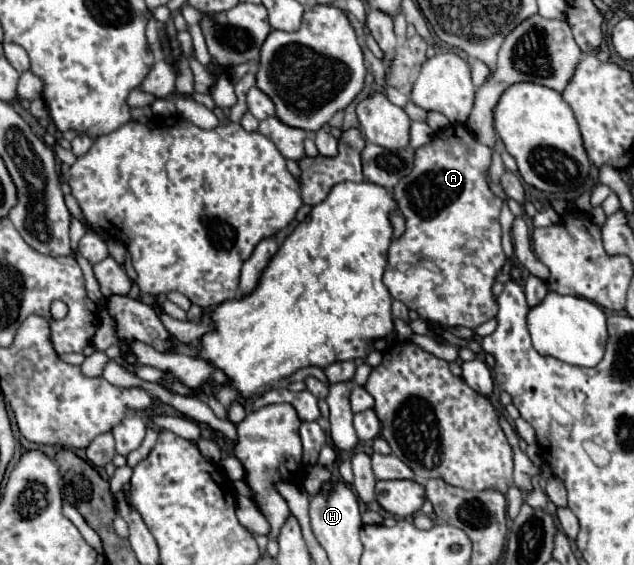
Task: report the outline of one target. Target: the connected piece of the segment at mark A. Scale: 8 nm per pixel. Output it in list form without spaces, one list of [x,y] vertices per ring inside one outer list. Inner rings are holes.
[[[449,125],[439,133],[441,135],[435,135],[431,143],[415,149],[415,165],[411,173],[393,189],[397,209],[405,217],[405,233],[391,241],[383,283],[393,299],[403,301],[409,309],[417,311],[421,319],[435,321],[445,327],[479,327],[481,323],[493,319],[499,309],[497,299],[493,297],[493,283],[507,261],[501,247],[499,225],[503,201],[491,193],[485,181],[491,165],[491,149],[479,145],[465,125]],[[407,243],[413,243],[411,249],[401,249],[407,247]],[[423,261],[433,261],[441,273],[429,271],[421,265]]]

